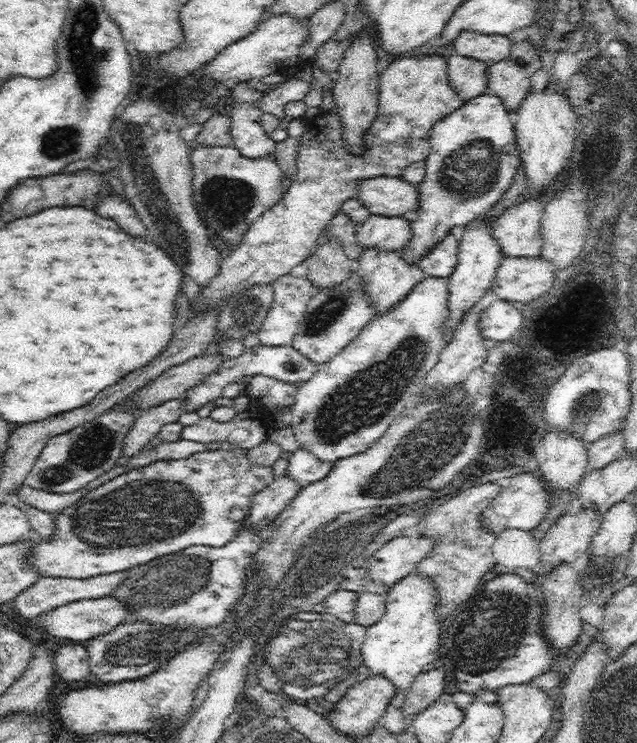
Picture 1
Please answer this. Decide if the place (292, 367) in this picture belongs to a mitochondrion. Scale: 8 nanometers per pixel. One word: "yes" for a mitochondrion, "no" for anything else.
no

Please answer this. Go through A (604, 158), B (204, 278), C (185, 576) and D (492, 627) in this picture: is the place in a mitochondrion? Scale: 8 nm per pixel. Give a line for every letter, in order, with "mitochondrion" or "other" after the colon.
A: mitochondrion
B: other
C: mitochondrion
D: mitochondrion

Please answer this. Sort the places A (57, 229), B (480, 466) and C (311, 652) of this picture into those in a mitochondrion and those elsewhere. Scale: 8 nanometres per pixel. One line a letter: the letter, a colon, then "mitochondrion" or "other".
A: other
B: other
C: mitochondrion

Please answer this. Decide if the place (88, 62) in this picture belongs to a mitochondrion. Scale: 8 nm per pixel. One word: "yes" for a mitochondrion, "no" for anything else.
yes

